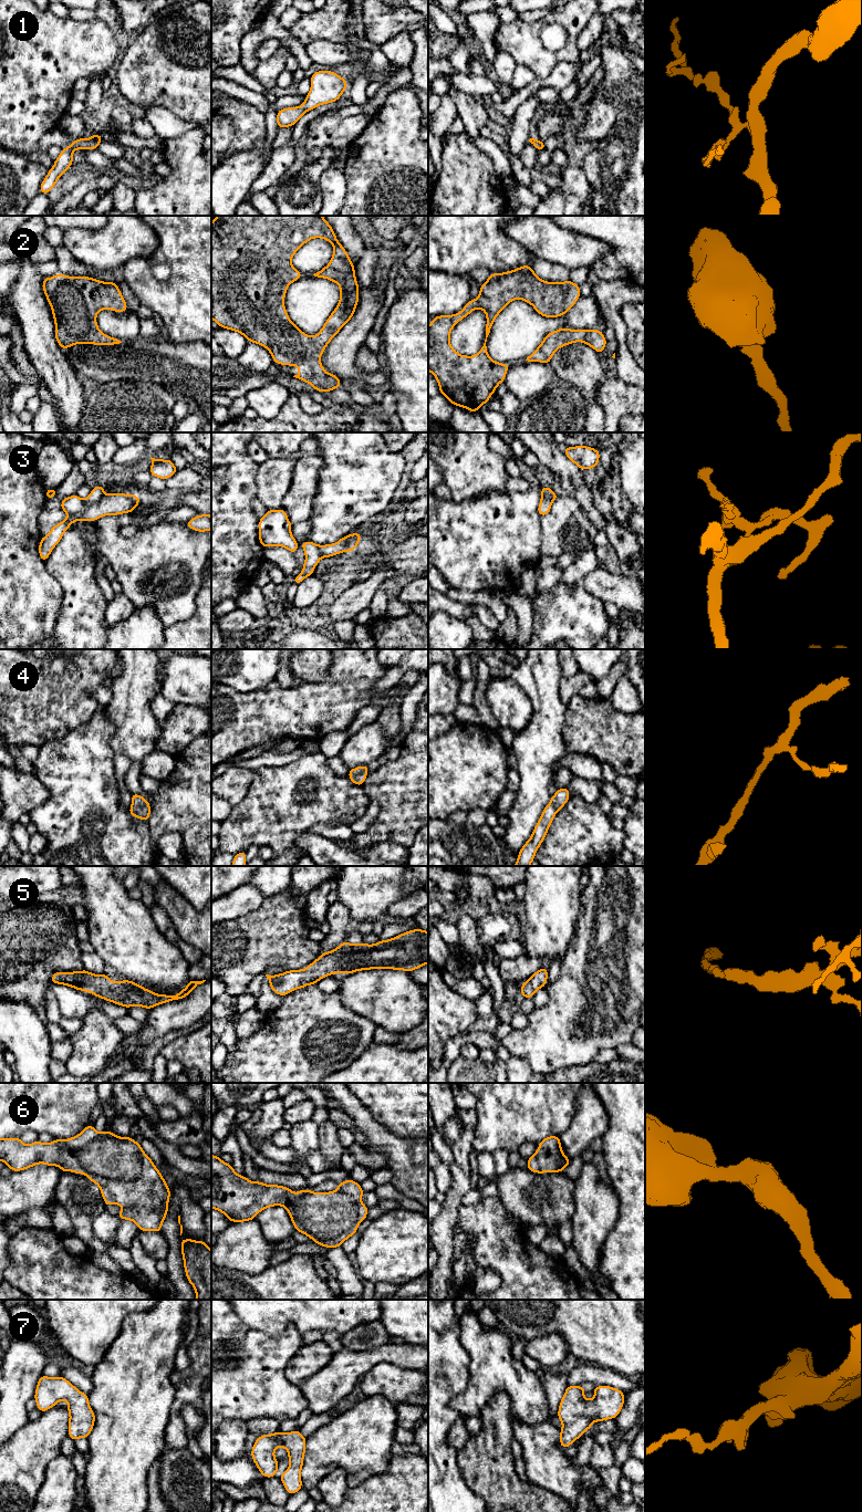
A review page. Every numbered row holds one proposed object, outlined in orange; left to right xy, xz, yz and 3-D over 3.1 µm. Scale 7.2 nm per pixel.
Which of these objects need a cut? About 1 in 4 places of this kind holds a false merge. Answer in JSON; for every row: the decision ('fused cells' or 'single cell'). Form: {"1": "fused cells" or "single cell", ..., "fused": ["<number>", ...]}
{"1": "single cell", "2": "single cell", "3": "fused cells", "4": "single cell", "5": "single cell", "6": "single cell", "7": "single cell", "fused": ["3"]}

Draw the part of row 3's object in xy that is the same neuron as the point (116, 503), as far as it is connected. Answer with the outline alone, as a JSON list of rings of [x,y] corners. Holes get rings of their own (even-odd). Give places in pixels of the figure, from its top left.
[[[112,493],[104,497],[92,505],[85,505],[83,500],[76,496],[70,496],[61,501],[61,510],[67,514],[75,514],[80,520],[90,522],[96,521],[103,515],[118,515],[132,513],[139,504],[141,498],[134,493]]]

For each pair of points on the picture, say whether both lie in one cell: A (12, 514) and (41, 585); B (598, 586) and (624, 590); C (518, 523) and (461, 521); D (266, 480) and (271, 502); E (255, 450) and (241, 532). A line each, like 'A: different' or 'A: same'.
A: same
B: same
C: same
D: same
E: different

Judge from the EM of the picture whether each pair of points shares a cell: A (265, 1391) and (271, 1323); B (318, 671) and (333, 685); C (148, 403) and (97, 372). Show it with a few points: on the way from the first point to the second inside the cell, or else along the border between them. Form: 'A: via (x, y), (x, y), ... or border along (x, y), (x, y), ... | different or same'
A: border along (246, 1324), (296, 1328) | different
B: border along (332, 660), (329, 671), (323, 679), (305, 681) | different
C: border along (137, 381), (110, 379), (100, 384) | different

